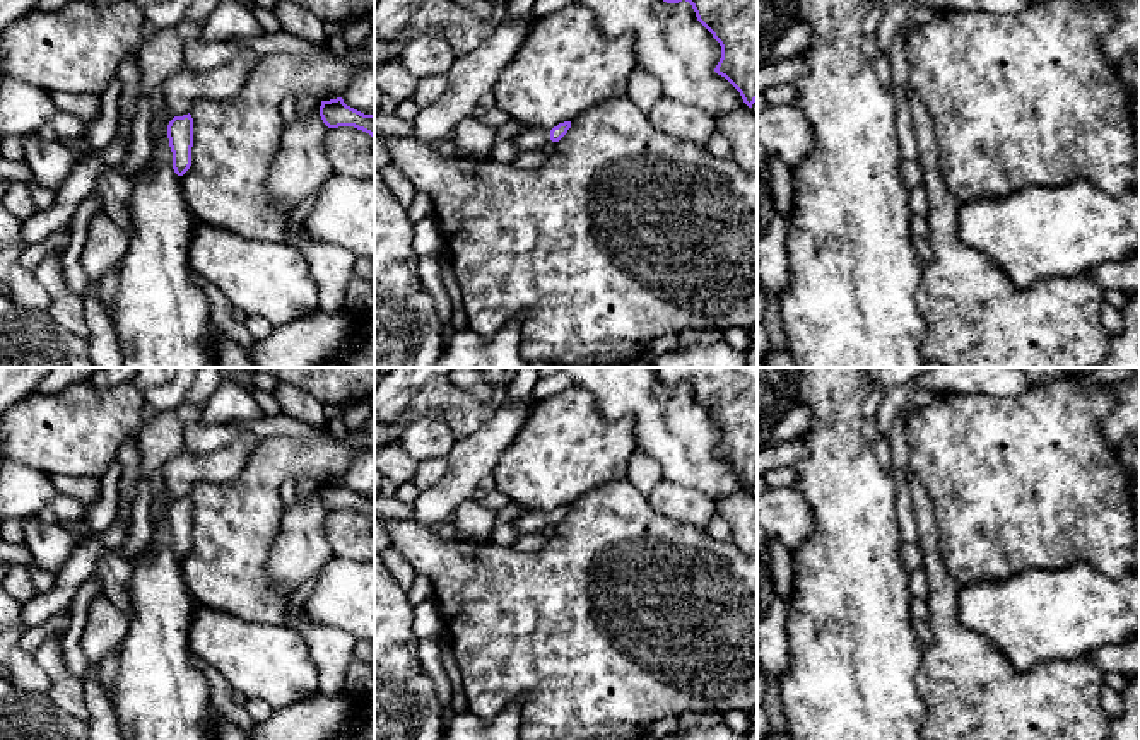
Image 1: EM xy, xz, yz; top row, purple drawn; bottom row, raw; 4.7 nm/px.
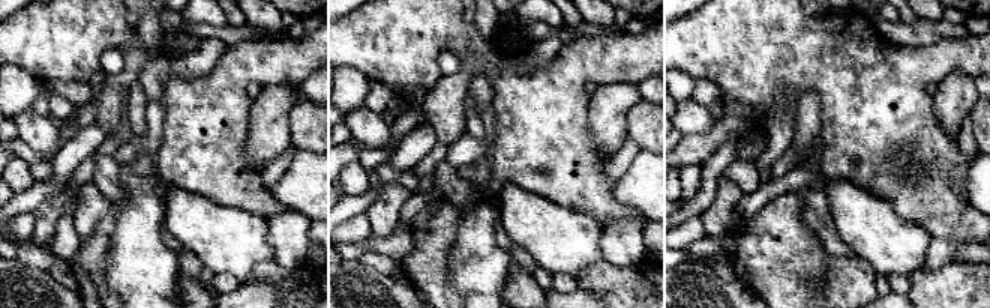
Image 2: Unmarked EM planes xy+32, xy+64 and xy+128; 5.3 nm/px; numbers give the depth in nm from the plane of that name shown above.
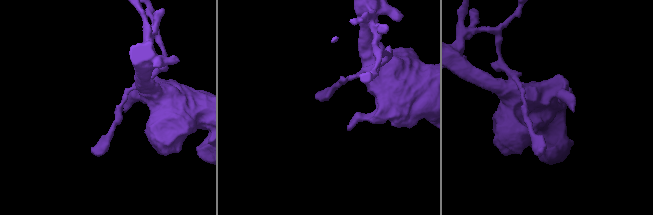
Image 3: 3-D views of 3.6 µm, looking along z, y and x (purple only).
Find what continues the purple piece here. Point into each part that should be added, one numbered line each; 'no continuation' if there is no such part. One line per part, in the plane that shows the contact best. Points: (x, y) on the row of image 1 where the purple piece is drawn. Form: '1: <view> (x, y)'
1: xz (530, 139)

